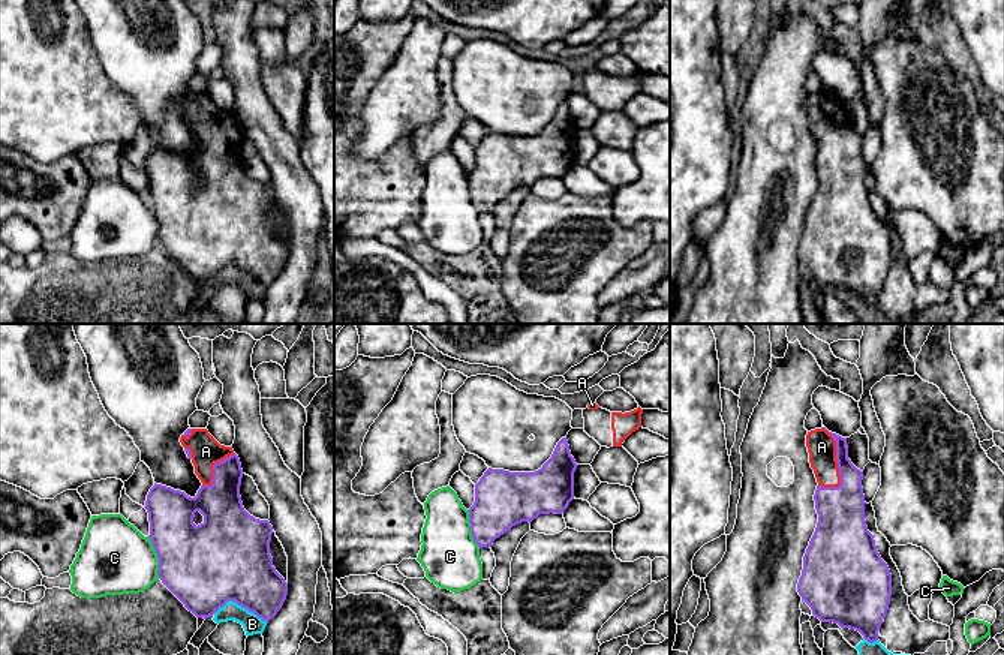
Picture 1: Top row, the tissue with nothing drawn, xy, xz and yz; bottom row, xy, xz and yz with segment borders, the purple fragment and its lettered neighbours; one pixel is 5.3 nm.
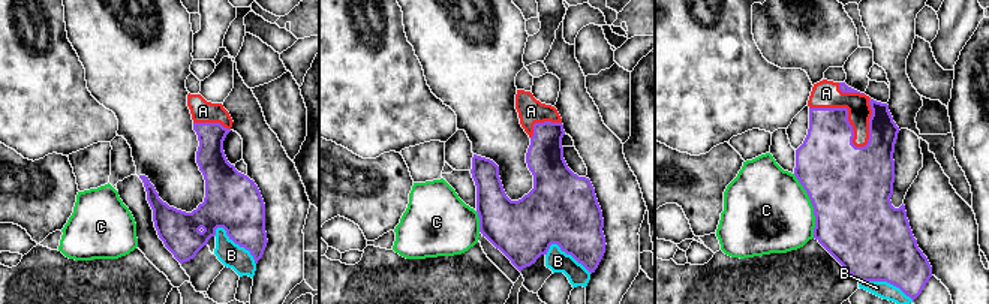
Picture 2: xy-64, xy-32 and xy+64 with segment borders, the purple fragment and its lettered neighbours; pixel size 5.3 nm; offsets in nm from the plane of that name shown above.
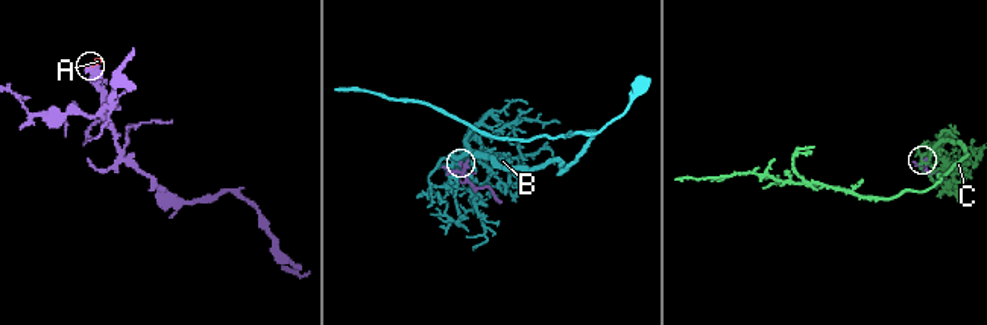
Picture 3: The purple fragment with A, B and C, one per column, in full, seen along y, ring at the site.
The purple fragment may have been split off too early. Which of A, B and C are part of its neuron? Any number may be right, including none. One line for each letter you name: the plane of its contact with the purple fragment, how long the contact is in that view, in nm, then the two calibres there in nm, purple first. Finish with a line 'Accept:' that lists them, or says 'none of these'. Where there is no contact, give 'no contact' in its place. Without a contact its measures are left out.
A: yz | 340 nm | 200/160 nm
Accept: A

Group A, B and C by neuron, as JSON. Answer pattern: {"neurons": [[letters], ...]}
{"neurons": [["A"], ["B"], ["C"]]}

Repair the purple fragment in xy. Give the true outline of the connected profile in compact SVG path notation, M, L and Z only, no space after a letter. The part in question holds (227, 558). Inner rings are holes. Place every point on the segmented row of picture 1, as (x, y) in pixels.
M187 429L180 442L202 486L195 498L156 483L150 489L144 508L150 522L148 538L159 558L157 576L196 618L207 619L228 601L234 601L268 624L282 609L288 595L288 583L273 567L270 555L273 526L268 520L255 519L244 510L240 496L243 469L232 447L220 445L207 429Z

